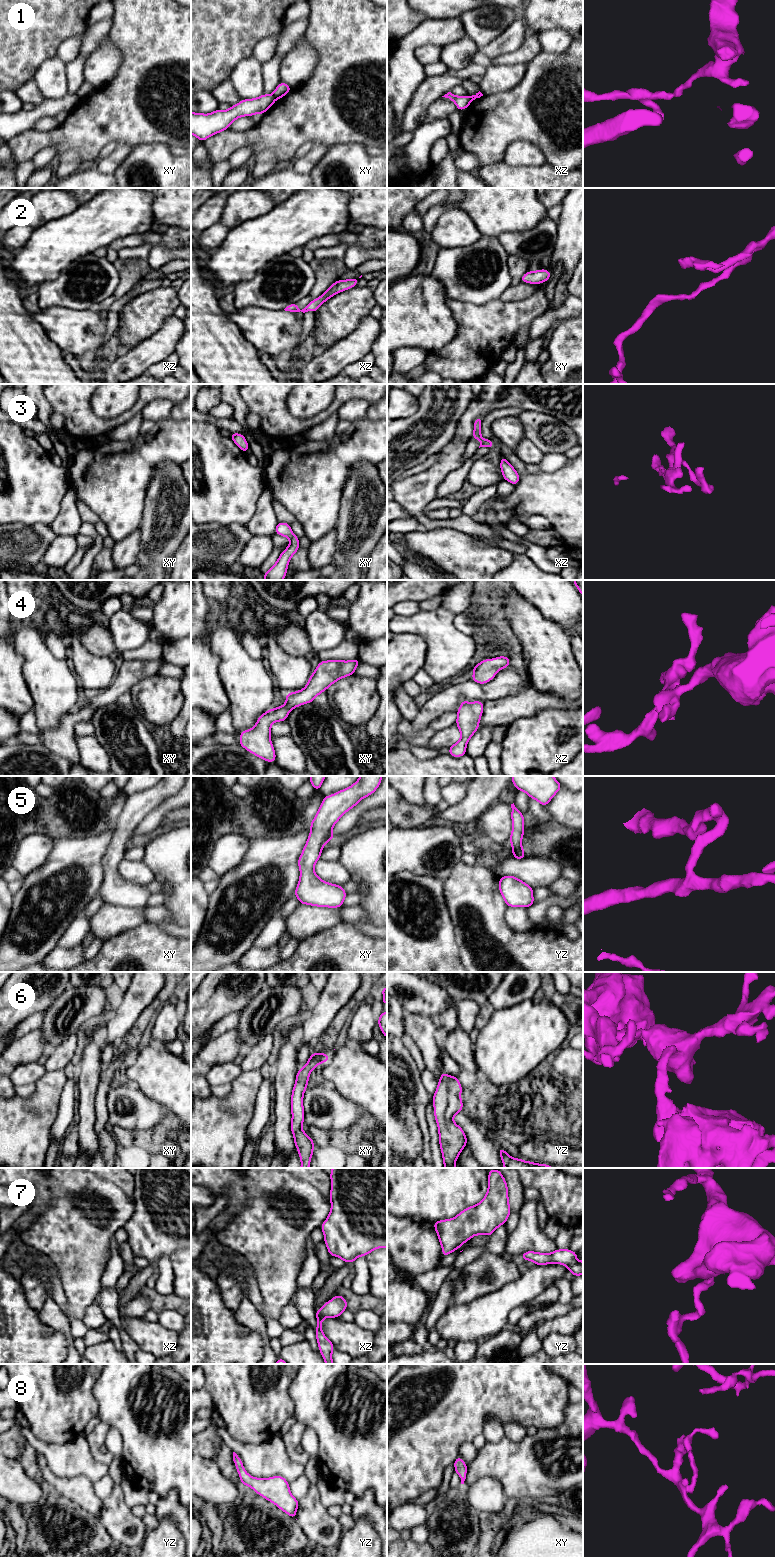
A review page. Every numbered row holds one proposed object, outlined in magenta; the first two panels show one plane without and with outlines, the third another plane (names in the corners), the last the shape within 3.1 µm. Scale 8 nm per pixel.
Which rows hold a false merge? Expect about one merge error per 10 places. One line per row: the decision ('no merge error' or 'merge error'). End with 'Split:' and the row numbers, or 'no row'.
1: merge error
2: no merge error
3: no merge error
4: no merge error
5: no merge error
6: no merge error
7: no merge error
8: no merge error
Split: 1

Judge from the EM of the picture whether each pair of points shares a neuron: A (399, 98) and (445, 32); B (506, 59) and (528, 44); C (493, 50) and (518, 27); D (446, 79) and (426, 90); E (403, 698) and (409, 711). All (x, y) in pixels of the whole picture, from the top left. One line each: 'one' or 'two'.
A: one
B: one
C: one
D: one
E: one

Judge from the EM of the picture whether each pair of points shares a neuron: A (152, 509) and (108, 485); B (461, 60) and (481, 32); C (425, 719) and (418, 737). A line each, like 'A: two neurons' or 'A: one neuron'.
A: two neurons
B: two neurons
C: two neurons

